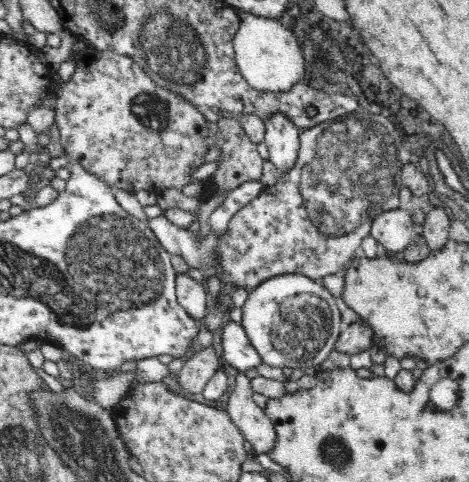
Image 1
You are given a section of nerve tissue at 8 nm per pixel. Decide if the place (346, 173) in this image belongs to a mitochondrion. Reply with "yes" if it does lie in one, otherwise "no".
yes

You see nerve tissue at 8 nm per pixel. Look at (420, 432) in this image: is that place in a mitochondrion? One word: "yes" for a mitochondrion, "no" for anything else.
no

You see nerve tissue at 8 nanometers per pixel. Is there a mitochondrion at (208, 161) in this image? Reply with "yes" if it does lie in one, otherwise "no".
no

